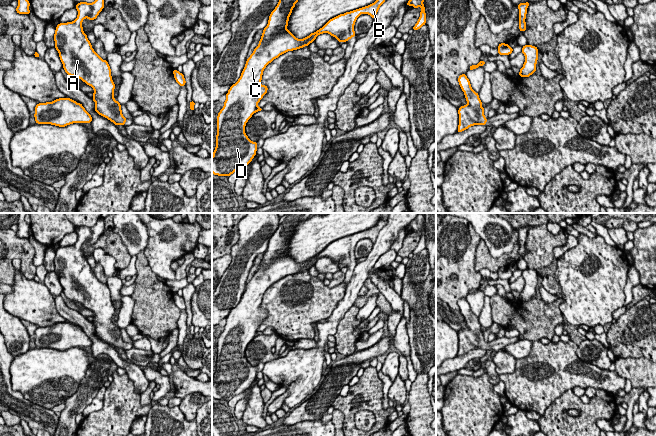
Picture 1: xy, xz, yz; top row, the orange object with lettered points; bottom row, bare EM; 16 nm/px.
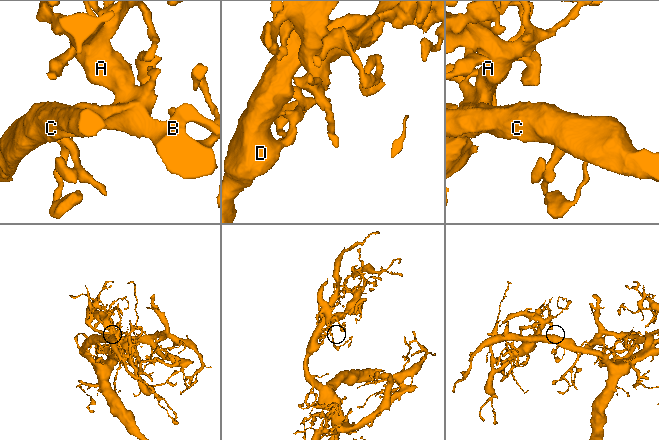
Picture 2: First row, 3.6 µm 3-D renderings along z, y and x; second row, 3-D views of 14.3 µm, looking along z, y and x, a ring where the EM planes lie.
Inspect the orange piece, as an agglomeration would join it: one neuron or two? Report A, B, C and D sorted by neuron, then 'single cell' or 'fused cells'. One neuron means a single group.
A B C D | single cell

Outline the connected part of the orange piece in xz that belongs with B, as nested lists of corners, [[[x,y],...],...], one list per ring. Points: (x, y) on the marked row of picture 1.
[[[279,0],[269,16],[268,25],[263,29],[258,46],[246,60],[238,81],[228,90],[224,106],[218,113],[216,147],[212,156],[214,175],[229,177],[247,166],[256,155],[257,142],[248,138],[245,126],[254,113],[263,110],[257,105],[268,90],[261,84],[266,66],[288,51],[308,46],[323,33],[330,34],[341,43],[347,42],[355,37],[357,18],[361,14],[369,14],[374,19],[385,1],[376,0],[368,6],[340,14],[316,32],[298,39],[287,29],[298,0]]]

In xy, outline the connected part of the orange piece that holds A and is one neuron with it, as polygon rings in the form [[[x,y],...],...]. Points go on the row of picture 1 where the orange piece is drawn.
[[[104,0],[77,3],[77,18],[56,26],[54,47],[67,75],[81,79],[94,89],[92,99],[95,102],[95,112],[116,126],[124,126],[127,119],[122,114],[121,104],[113,95],[115,84],[110,66],[94,51],[82,27],[85,18],[96,19],[103,8]]]

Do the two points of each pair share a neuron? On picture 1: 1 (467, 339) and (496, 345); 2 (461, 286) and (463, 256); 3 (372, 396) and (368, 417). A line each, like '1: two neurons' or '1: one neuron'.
1: one neuron
2: one neuron
3: two neurons

